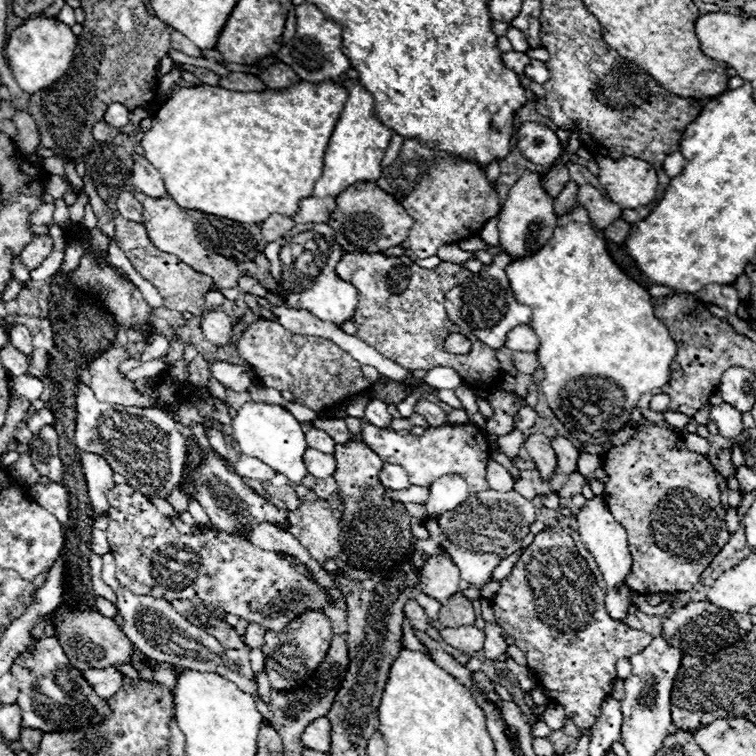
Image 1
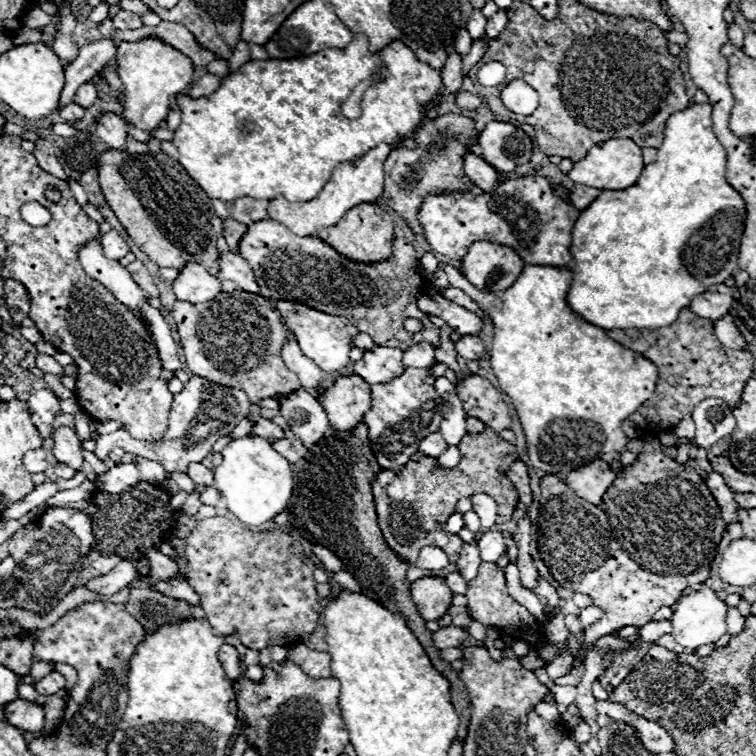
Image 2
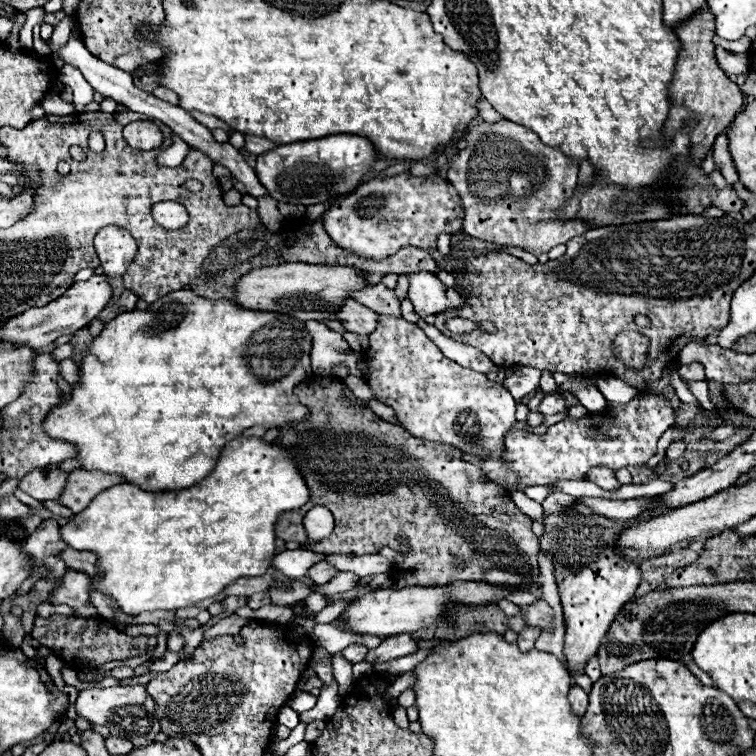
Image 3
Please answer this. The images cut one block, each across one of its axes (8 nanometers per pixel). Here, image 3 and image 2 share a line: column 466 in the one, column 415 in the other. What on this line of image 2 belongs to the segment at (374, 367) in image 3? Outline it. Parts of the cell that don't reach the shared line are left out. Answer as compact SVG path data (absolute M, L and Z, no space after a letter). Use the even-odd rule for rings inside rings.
M406 368L402 376L390 384L372 386L372 408L364 416L368 426L372 452L382 470L406 466L410 456L418 452L418 444L438 430L442 420L442 398L434 390L434 376L430 368Z

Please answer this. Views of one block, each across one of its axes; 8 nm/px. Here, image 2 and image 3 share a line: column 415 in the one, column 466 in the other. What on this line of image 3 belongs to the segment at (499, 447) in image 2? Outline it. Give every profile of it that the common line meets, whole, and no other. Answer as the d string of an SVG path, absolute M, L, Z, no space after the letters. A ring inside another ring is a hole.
M310 376L294 388L294 394L310 410L310 418L306 422L298 422L296 426L278 426L280 434L274 442L290 452L300 476L304 476L306 486L310 488L310 500L302 508L288 510L278 516L274 528L278 538L304 544L306 532L302 518L312 506L320 504L334 514L336 526L328 538L314 542L312 552L342 556L374 554L374 550L380 550L382 546L398 550L400 544L396 542L396 536L408 538L408 546L414 552L406 554L406 562L394 564L398 574L394 588L444 586L456 580L488 582L522 590L542 588L538 568L540 542L538 536L530 530L530 518L516 508L508 492L488 484L480 476L480 468L476 468L476 464L462 460L456 448L448 448L448 444L428 444L426 440L416 440L400 426L380 420L364 404L364 400L356 398L344 386L344 382L334 376ZM458 560L470 564L458 568L454 566Z

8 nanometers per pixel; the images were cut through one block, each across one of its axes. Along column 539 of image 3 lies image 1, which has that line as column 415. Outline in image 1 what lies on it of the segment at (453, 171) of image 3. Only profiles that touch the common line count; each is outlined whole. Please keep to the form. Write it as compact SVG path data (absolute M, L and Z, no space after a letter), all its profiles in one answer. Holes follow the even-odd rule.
M416 138L404 140L394 164L382 168L382 176L376 186L394 196L412 216L414 226L408 234L408 244L418 258L434 256L442 244L476 236L486 220L498 216L502 208L496 186L488 182L480 164L450 158L448 152L426 148Z

